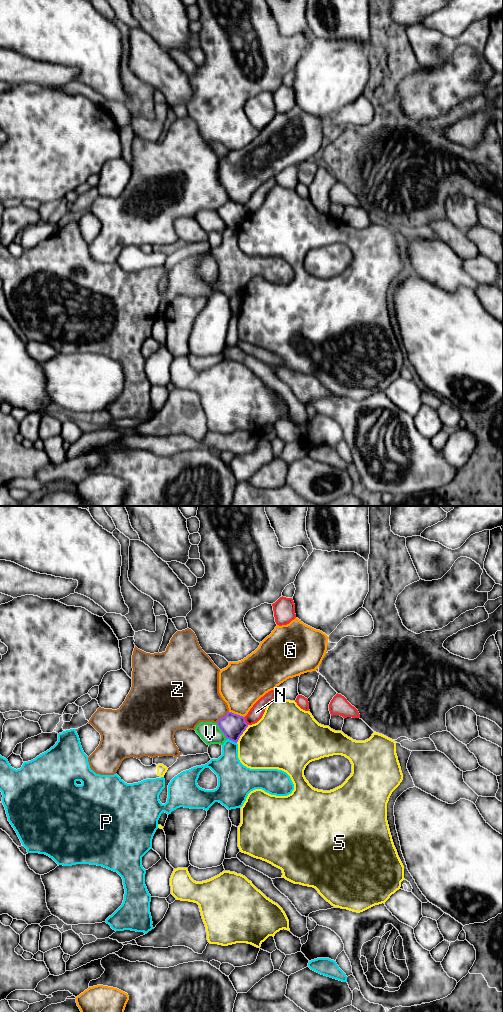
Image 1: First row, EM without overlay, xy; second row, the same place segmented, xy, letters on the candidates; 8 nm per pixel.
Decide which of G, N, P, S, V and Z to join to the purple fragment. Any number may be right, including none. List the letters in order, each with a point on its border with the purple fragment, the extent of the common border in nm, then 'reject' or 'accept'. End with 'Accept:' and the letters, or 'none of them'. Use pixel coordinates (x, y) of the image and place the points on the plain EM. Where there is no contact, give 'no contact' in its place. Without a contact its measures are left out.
G: xy (236, 202) | 130 nm | reject
N: xy (244, 209) | 80 nm | reject
P: xy (232, 228) | 90 nm | reject
S: xy (242, 221) | 170 nm | reject
V: xy (221, 218) | 160 nm | reject
Z: xy (222, 205) | 140 nm | reject
Accept: none of them

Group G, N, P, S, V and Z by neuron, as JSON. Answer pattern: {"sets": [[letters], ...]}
{"sets": [["G"], ["N"], ["P"], ["S"], ["V"], ["Z"]]}

